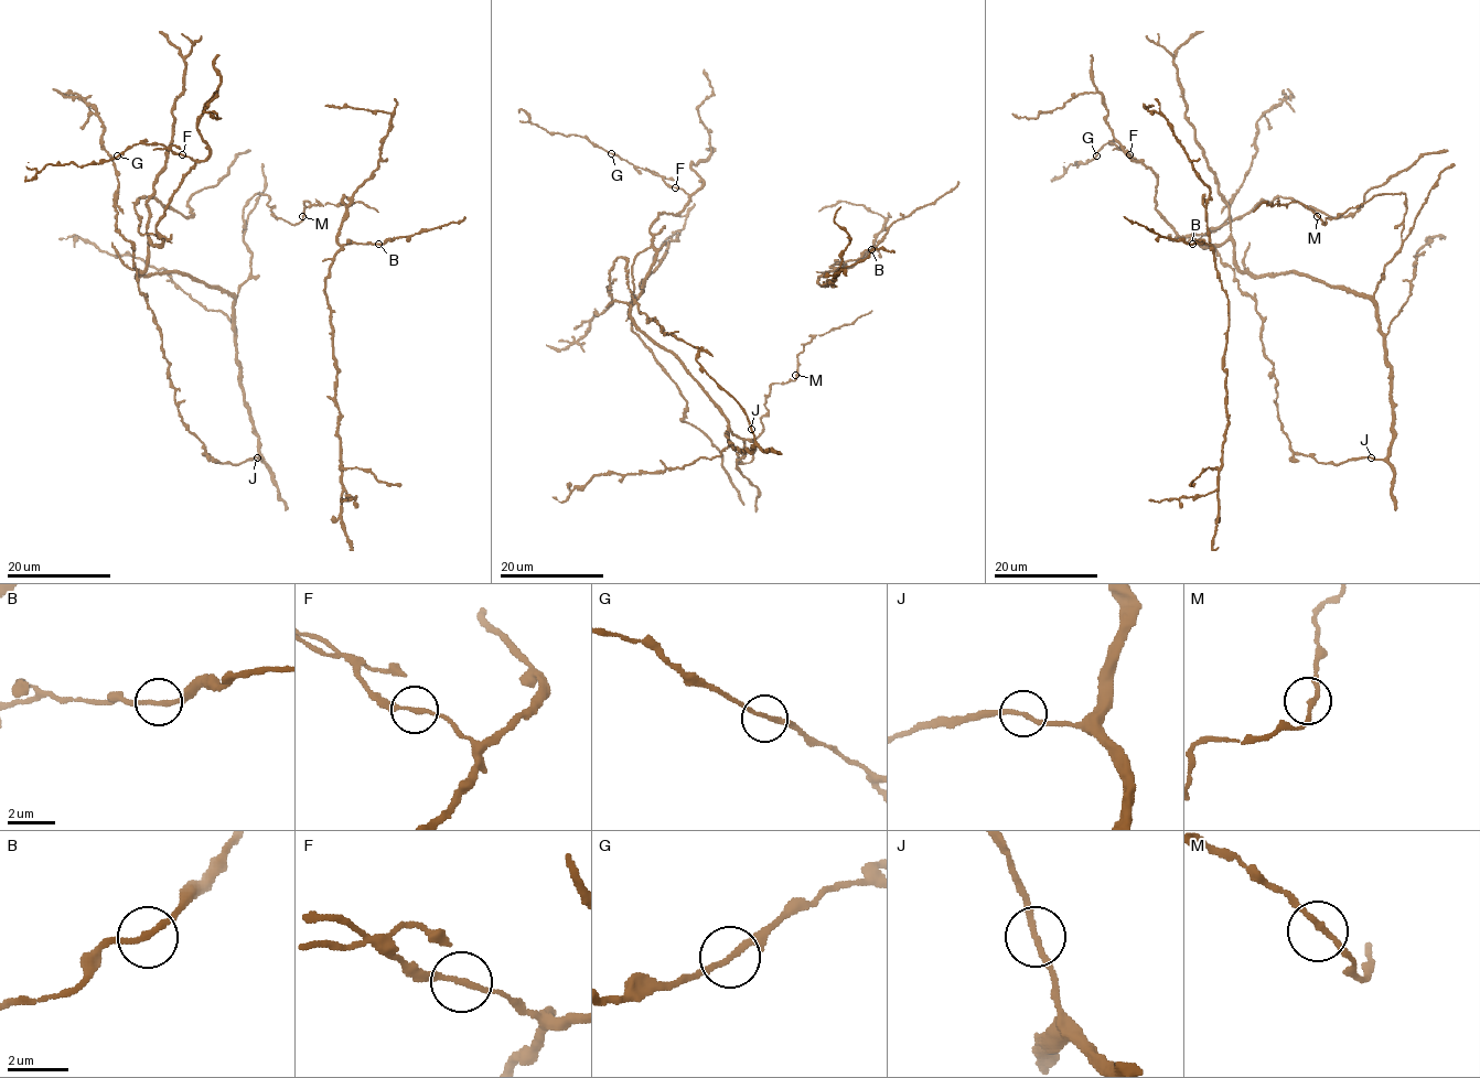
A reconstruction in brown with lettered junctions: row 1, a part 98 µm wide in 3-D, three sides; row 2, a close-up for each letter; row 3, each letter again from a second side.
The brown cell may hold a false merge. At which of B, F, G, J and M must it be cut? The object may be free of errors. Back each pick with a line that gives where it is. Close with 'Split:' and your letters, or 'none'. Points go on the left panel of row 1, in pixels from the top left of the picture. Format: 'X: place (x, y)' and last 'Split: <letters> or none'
Split: none

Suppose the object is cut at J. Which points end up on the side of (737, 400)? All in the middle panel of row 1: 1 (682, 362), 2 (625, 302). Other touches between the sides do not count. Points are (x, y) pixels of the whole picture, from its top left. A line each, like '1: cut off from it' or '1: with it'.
1: cut off from it
2: cut off from it

